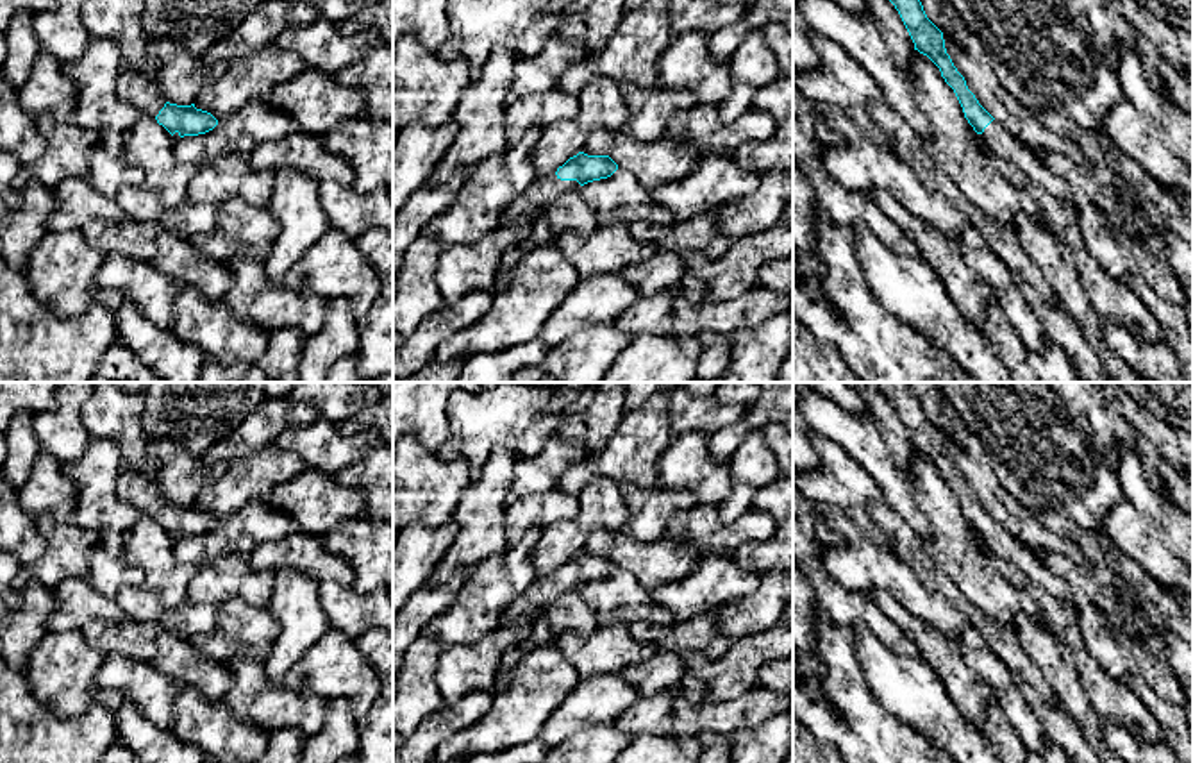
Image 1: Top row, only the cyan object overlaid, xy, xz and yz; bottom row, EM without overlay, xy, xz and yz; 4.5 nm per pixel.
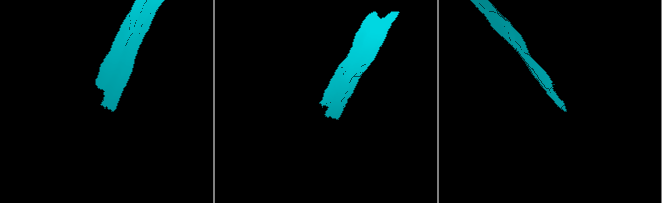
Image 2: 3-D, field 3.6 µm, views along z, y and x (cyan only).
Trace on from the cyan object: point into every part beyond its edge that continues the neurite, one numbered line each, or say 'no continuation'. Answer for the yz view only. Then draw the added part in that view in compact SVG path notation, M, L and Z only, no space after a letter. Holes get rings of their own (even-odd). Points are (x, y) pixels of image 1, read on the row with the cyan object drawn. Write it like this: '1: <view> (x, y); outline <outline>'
1: yz (999, 140); outline M993 120L980 134L988 148L1009 161L1022 173L1048 189L1052 195L1070 204L1070 191L1063 179L1055 177L1039 157L1018 141L1000 122Z

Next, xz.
1: xz (543, 192); outline M557 175L536 177L536 180L500 216L498 227L511 225L521 216L530 216L532 220L536 220L564 191L577 186L580 186L577 180L561 180Z

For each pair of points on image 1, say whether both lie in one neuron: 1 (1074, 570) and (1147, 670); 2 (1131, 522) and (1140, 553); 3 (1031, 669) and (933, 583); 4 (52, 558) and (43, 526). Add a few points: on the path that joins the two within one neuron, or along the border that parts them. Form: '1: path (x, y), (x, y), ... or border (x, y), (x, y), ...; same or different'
1: path (1099, 595), (1115, 617), (1117, 631), (1131, 645); same
2: path (1131, 529), (1140, 545); same
3: path (1006, 645), (958, 599); same
4: path (52, 551), (50, 533); same

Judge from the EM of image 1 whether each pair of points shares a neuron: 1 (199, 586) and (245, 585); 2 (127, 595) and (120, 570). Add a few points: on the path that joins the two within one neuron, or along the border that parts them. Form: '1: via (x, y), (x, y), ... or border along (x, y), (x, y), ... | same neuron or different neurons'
1: via (209, 585), (234, 585) | same neuron
2: border along (143, 585), (125, 585), (113, 597) | different neurons

